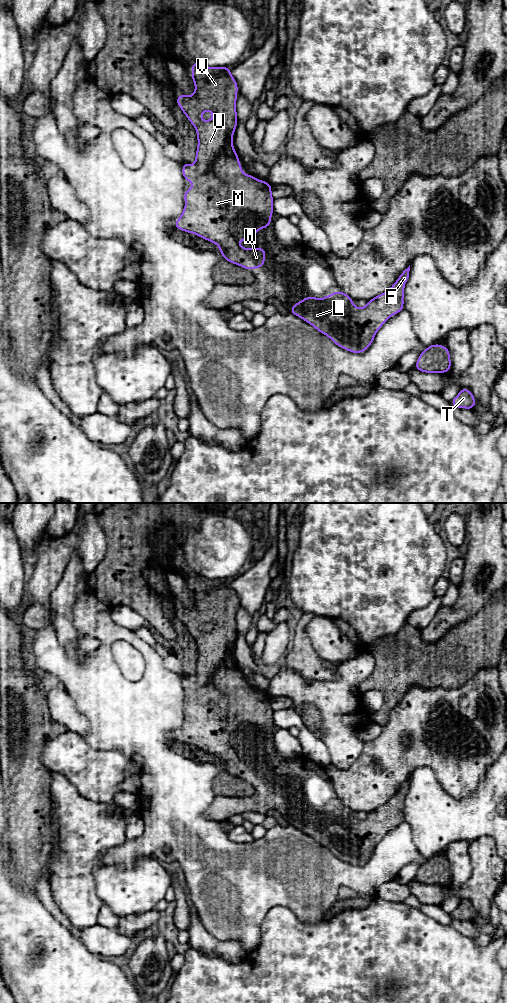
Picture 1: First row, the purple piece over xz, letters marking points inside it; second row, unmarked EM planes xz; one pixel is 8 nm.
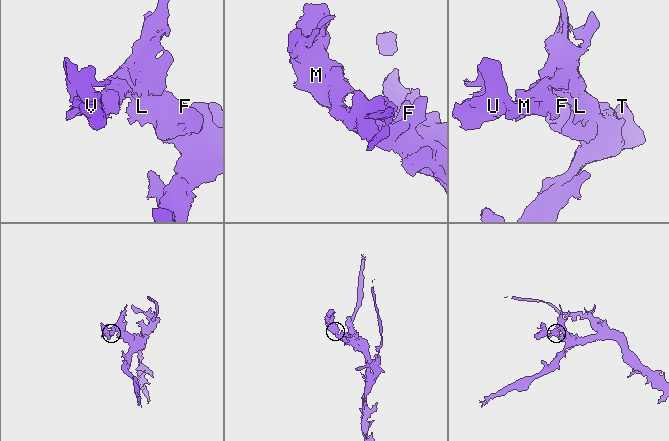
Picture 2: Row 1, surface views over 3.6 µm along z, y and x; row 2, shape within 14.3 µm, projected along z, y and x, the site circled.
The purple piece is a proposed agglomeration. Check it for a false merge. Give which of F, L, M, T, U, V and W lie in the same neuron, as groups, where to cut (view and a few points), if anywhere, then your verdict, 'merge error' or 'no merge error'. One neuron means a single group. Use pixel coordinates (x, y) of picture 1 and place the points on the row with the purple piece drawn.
groups F L M T U V W; cut none; no merge error

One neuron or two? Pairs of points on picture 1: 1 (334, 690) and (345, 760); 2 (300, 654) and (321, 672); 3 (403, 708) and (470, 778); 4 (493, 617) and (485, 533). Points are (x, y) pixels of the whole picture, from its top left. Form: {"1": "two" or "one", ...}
{"1": "one", "2": "one", "3": "one", "4": "two"}

